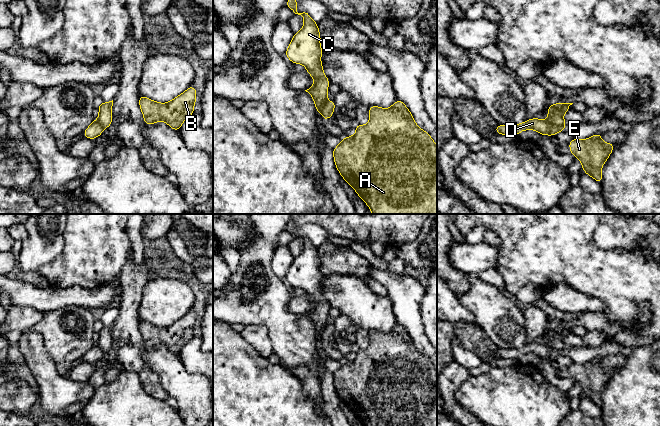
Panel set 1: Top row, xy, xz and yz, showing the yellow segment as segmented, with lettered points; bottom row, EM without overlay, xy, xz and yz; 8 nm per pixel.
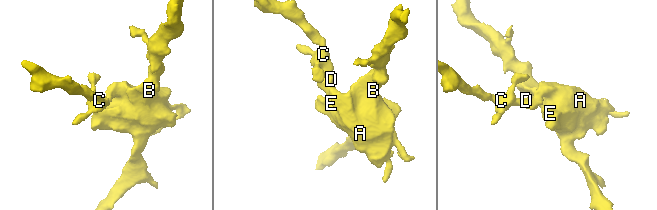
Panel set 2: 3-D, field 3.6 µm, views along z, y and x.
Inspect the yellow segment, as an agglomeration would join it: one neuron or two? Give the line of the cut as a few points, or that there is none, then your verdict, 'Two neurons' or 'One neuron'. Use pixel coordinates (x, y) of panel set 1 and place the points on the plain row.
Split along yz (546, 344), (556, 349), (564, 350). Two neurons

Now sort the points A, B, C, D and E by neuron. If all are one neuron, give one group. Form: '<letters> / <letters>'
A B E / C D

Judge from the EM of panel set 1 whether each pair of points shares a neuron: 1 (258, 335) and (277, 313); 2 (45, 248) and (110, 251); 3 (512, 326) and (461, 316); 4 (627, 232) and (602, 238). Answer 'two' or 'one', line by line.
1: two
2: two
3: two
4: one

